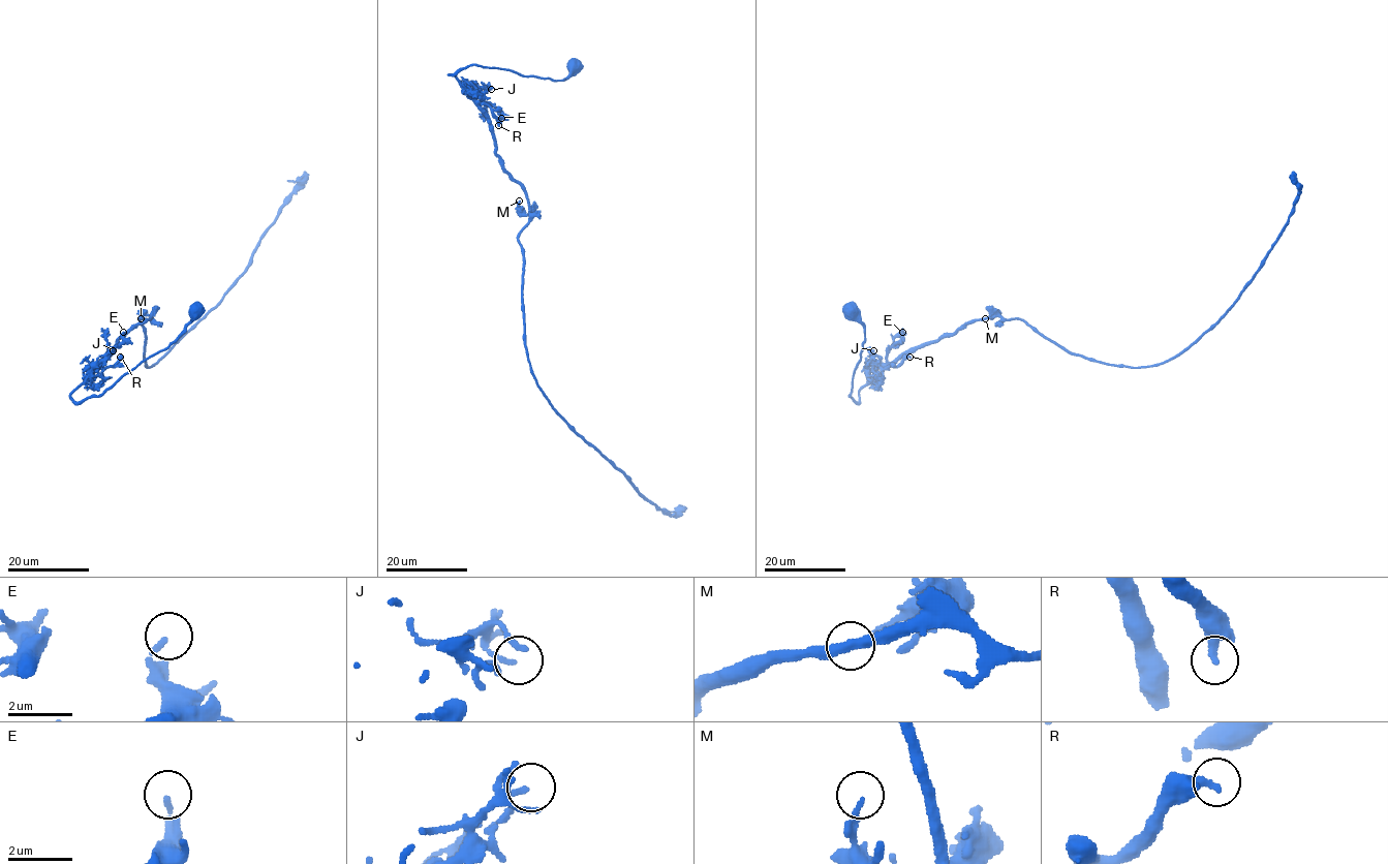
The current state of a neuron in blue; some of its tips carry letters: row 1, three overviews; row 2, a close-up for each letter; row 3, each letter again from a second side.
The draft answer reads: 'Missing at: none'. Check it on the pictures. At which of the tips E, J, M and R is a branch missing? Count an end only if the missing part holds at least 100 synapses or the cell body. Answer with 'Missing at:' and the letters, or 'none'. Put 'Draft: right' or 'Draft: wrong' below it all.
Missing at: none
Draft: right

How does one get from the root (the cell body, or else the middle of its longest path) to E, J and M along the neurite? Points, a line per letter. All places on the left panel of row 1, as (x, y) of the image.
E: (195, 310), (197, 315), (166, 348), (141, 362), (101, 394), (75, 402), (70, 394), (122, 342), (123, 332)
J: (195, 310), (197, 315), (166, 348), (141, 362), (101, 394), (75, 402), (70, 394), (113, 350)
M: (195, 310), (166, 348), (101, 394), (75, 402), (70, 394), (122, 336), (151, 316), (141, 318)

